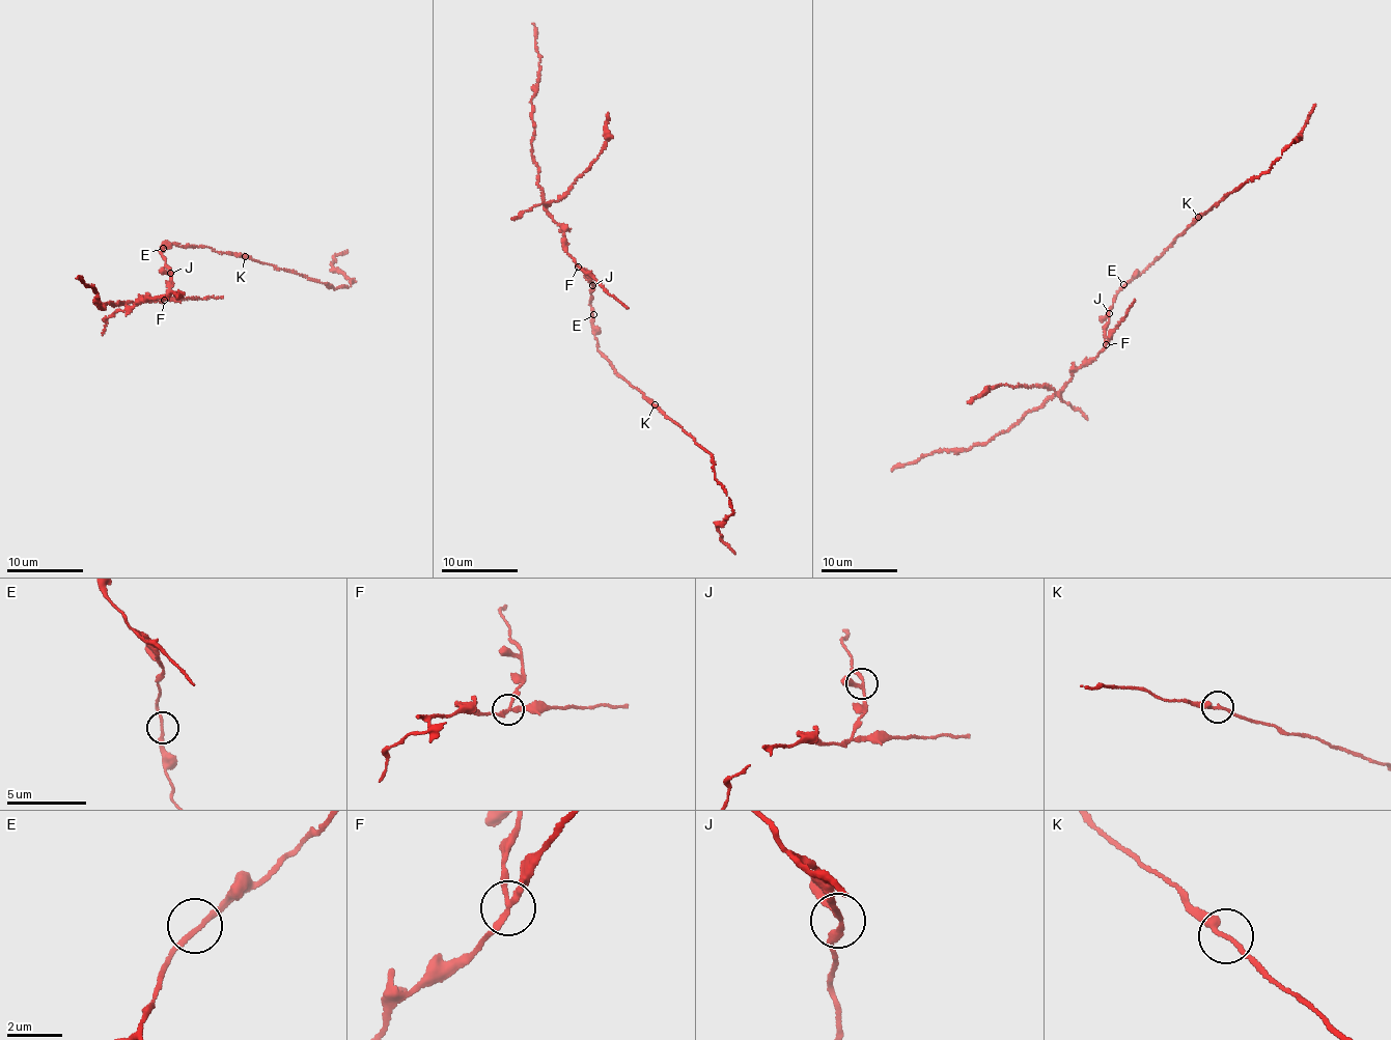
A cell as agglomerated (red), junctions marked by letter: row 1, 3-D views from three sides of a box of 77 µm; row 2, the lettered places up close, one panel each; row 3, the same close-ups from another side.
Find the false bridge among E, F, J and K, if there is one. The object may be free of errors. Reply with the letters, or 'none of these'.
F

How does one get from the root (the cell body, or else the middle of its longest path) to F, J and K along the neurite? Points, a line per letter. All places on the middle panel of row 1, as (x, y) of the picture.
F: (592, 313), (589, 302), (593, 286), (579, 265)
J: (592, 313), (589, 302), (592, 285)
K: (592, 313), (597, 350), (614, 371), (655, 404)

